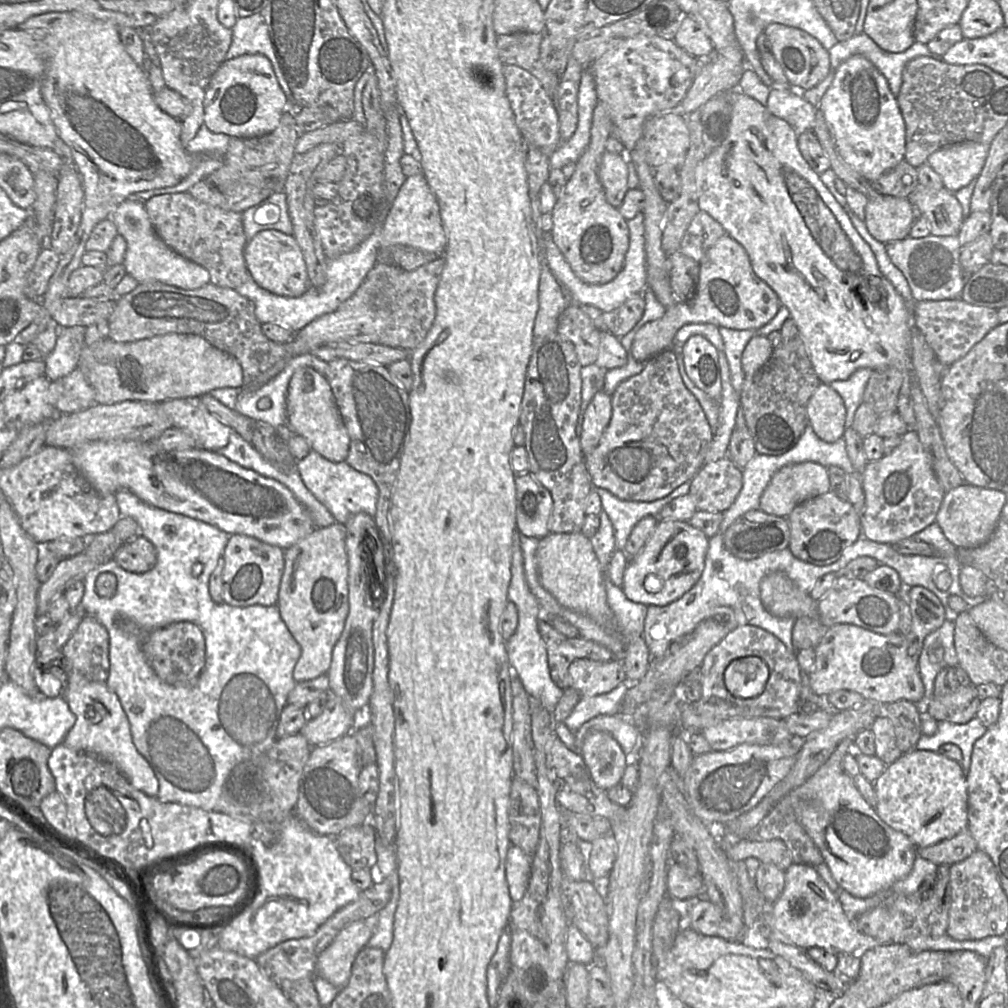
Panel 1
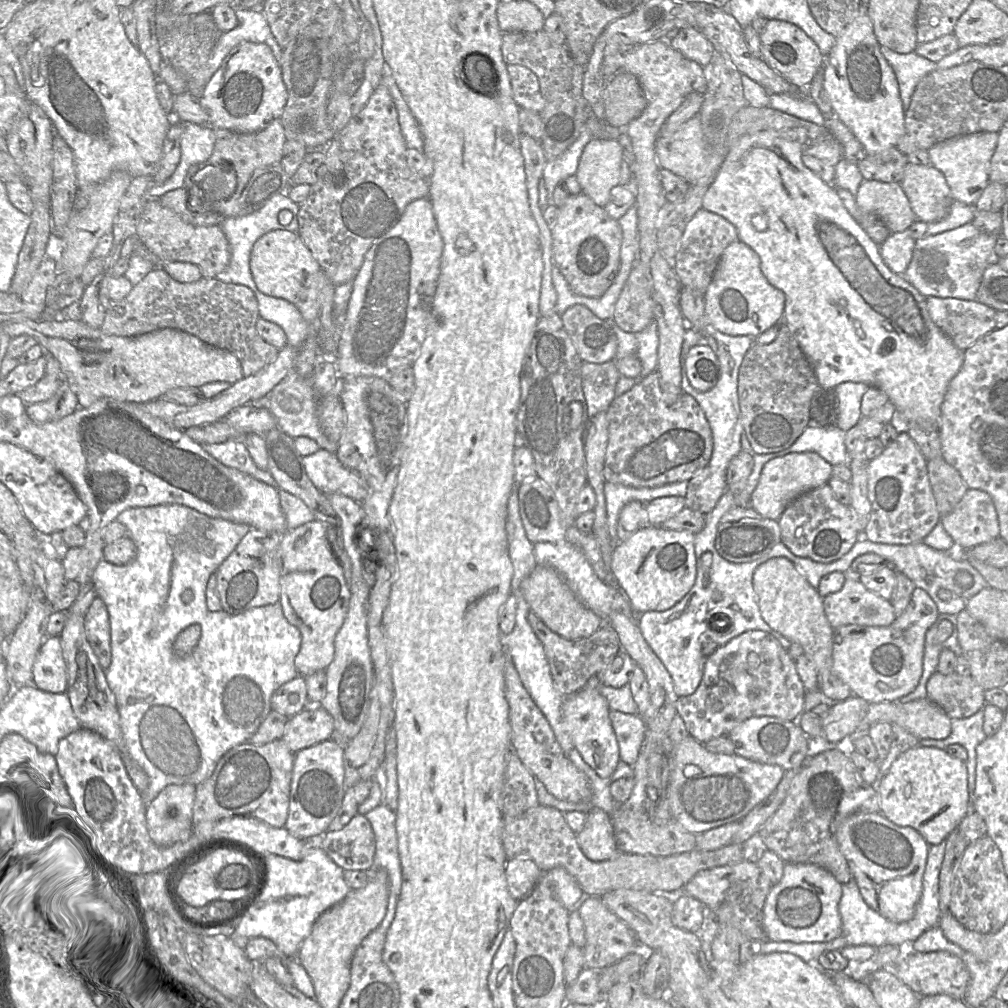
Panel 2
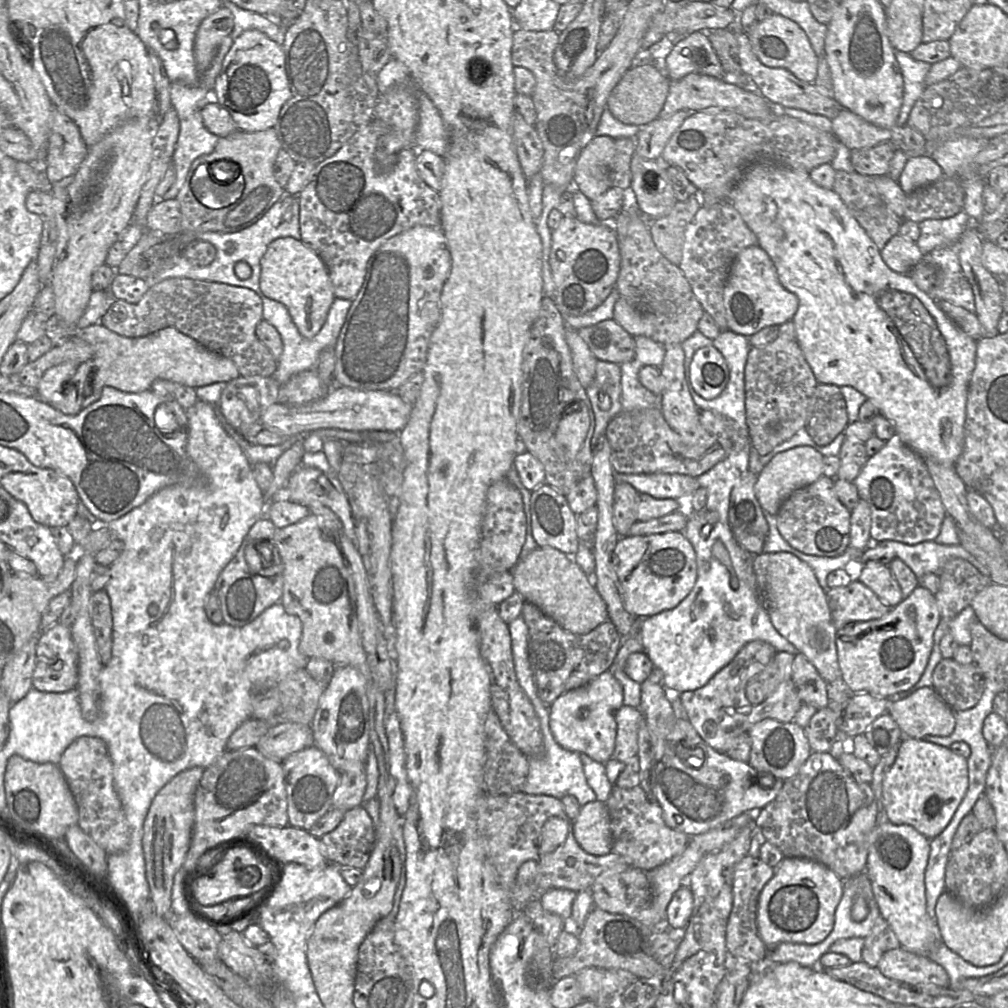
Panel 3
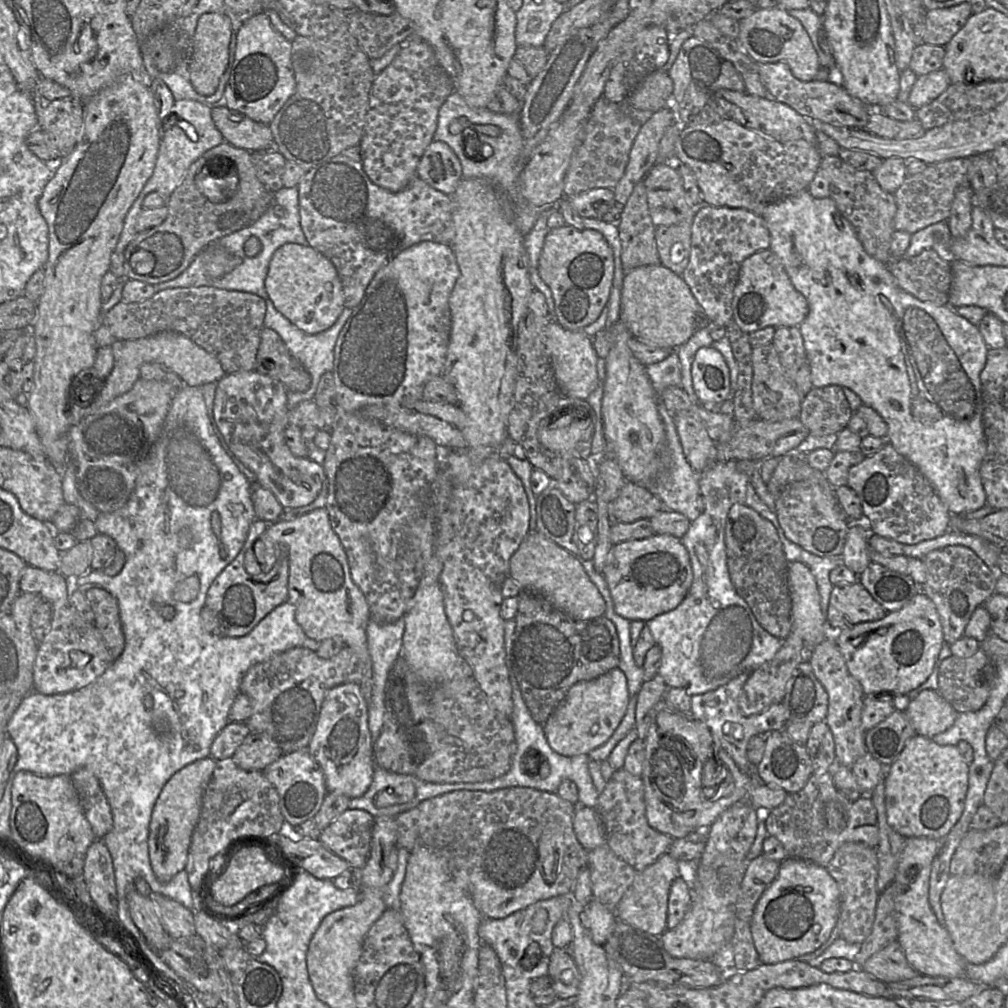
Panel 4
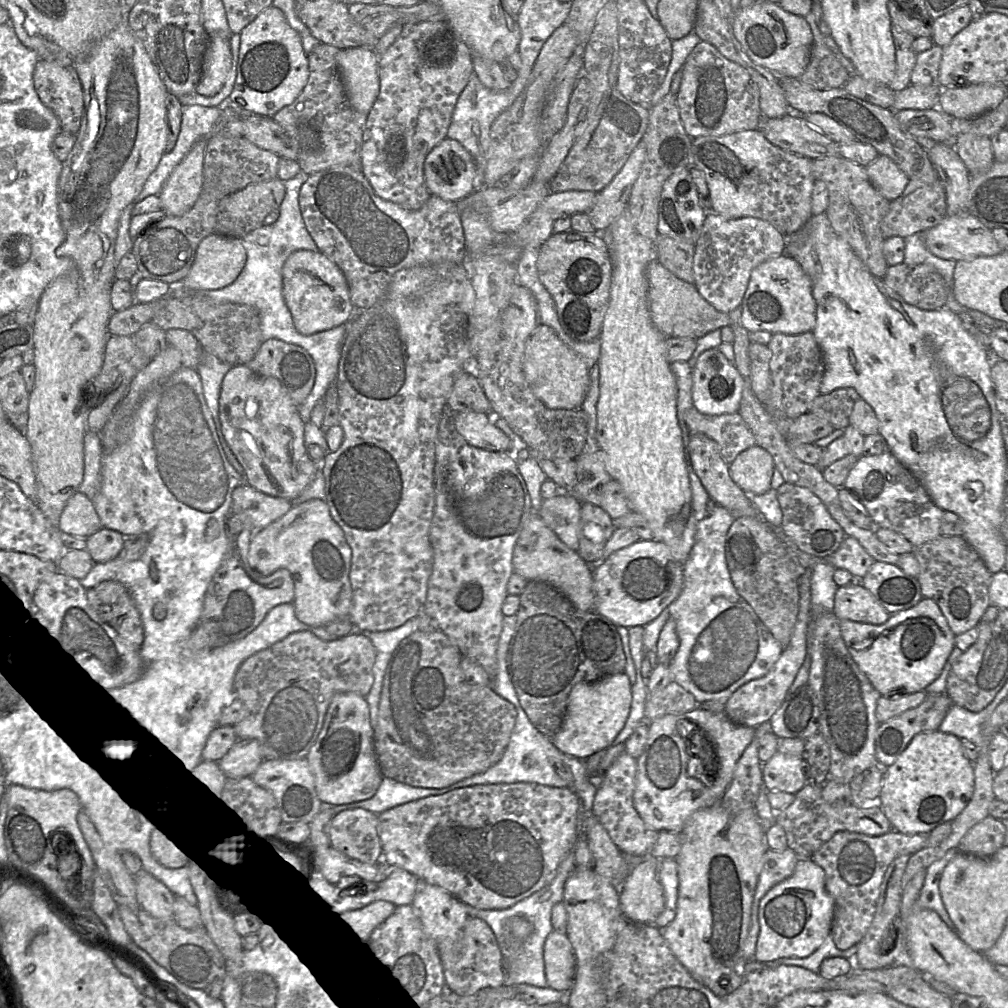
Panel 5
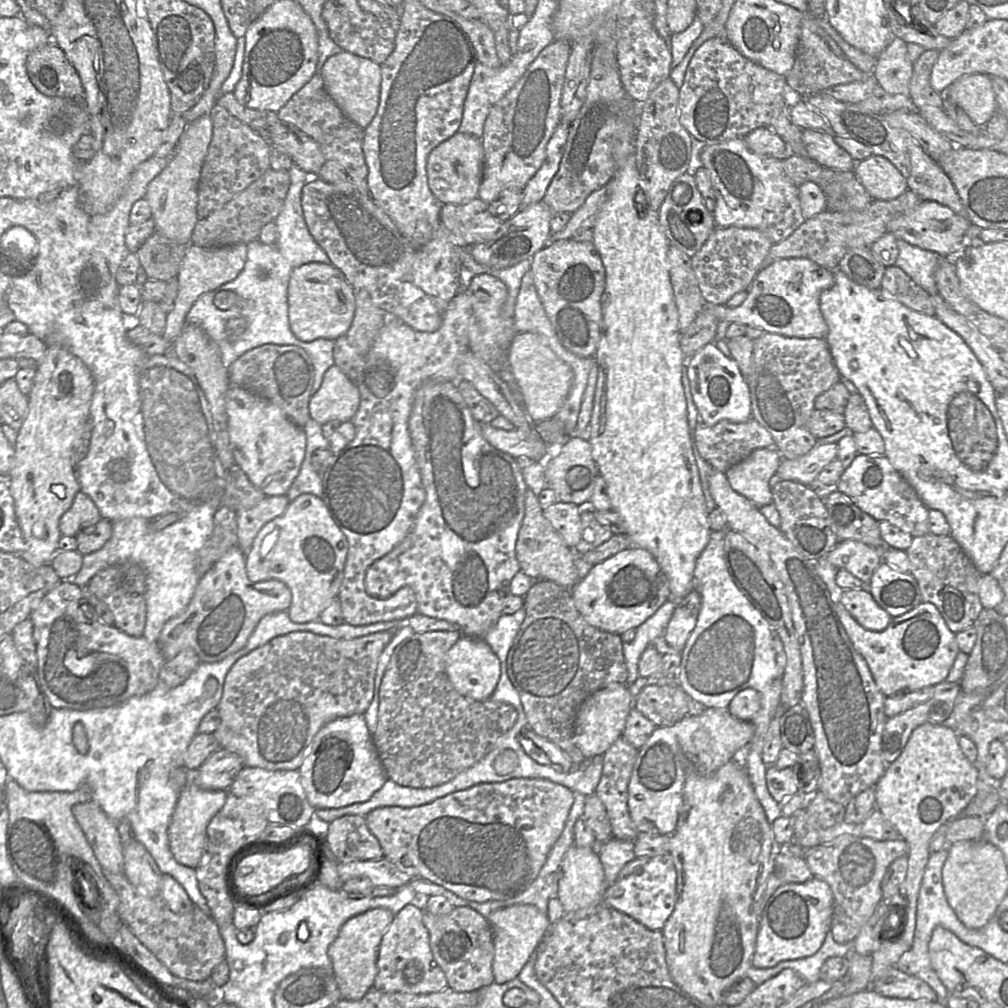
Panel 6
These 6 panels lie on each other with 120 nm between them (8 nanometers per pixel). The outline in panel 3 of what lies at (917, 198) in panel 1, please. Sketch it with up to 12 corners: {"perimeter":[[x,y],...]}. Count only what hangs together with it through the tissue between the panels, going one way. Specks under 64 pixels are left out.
{"perimeter":[[931,157],[908,158],[897,182],[908,195],[939,180]]}

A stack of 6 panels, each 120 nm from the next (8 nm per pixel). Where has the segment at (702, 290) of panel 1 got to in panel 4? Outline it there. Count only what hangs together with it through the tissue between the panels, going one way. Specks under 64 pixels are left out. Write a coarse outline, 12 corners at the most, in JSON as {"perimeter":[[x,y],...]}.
{"perimeter":[[770,249],[742,262],[733,319],[749,334],[809,313]]}

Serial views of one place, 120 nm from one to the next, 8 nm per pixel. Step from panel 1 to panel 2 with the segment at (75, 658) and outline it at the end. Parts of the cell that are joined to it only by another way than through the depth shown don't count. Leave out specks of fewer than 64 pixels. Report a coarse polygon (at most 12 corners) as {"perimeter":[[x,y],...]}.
{"perimeter":[[98,596],[84,615],[87,640],[106,671],[110,622]]}

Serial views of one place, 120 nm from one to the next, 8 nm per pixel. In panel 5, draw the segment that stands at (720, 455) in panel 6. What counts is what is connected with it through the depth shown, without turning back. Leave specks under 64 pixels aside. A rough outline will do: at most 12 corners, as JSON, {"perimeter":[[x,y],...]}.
{"perimeter":[[691,407],[690,433],[718,444],[727,464],[756,445],[738,413],[706,415]]}

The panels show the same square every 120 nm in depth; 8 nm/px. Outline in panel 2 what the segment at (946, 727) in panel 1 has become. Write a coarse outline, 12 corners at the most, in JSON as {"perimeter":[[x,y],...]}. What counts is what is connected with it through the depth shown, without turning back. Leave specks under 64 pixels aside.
{"perimeter":[[984,711],[951,719],[945,739],[921,739],[919,745],[946,749],[960,744],[967,751],[968,792],[972,809],[976,747],[987,736]]}

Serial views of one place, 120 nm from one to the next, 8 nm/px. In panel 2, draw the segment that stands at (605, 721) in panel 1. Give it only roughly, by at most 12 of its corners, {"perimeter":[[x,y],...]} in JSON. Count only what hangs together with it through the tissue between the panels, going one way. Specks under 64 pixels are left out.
{"perimeter":[[610,710],[620,760],[633,767],[646,724],[638,714]]}

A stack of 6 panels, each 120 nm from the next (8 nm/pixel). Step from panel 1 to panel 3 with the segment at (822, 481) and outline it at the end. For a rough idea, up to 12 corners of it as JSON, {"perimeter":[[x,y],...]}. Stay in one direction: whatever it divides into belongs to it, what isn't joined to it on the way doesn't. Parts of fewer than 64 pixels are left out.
{"perimeter":[[798,446],[757,476],[761,508],[775,515],[796,489],[823,476],[824,456]]}

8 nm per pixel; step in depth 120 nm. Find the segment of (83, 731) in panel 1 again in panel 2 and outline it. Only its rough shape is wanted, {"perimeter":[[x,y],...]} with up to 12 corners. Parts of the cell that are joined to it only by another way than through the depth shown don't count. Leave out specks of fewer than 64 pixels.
{"perimeter":[[84,616],[59,638],[66,695],[81,728],[116,745],[140,793],[149,777],[125,749],[116,698]]}

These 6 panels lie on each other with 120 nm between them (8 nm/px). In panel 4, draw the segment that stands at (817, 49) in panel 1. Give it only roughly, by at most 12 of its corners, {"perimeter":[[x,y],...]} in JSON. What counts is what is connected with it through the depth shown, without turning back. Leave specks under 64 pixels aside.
{"perimeter":[[784,8],[739,21],[756,63],[786,63],[803,82],[820,62],[801,22]]}

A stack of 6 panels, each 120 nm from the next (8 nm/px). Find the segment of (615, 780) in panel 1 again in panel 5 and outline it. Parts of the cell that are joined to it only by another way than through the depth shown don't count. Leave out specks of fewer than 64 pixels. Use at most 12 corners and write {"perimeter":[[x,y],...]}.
{"perimeter":[[625,673],[574,685],[551,738],[582,760],[625,725]]}

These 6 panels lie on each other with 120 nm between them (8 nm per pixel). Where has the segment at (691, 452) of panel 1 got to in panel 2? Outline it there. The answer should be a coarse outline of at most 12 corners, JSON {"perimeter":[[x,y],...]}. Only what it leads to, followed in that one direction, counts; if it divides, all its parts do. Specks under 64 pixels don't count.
{"perimeter":[[657,370],[607,411],[608,483],[655,488],[709,466],[713,437]]}

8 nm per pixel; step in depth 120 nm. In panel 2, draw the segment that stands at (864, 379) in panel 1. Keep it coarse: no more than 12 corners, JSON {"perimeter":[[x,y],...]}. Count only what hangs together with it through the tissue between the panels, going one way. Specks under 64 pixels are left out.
{"perimeter":[[844,382],[838,398],[836,425],[844,432],[862,418],[865,383]]}

